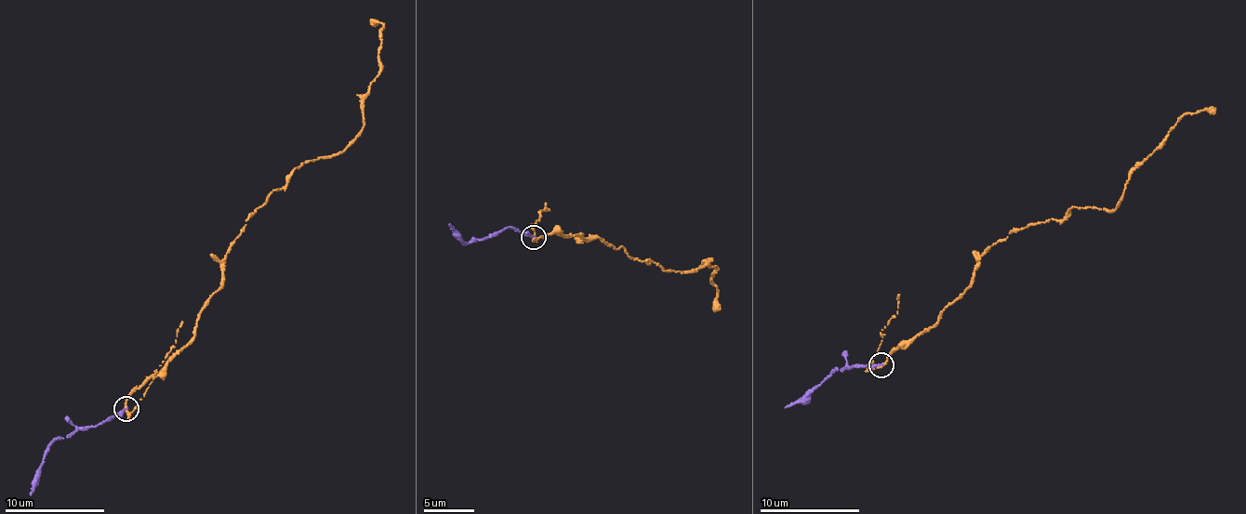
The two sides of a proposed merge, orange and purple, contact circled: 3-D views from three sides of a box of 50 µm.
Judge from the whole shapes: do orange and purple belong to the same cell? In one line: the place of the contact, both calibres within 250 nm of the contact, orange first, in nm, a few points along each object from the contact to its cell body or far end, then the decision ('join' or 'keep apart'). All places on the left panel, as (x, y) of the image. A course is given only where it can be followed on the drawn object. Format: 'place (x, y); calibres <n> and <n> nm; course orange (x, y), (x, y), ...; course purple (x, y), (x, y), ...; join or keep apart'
place (125, 408); calibres 190 and 220 nm; course orange (125, 408), (187, 345), (245, 219), (284, 189), (294, 168), (341, 152), (364, 125), (384, 26), (370, 19); course purple (126, 408), (108, 421), (53, 440), (32, 495); join

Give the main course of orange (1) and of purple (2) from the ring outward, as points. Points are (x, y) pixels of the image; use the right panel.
1: (881, 363), (1009, 232), (1074, 206), (1113, 210), (1176, 122), (1215, 107)
2: (880, 364), (835, 369), (822, 384), (785, 408)

